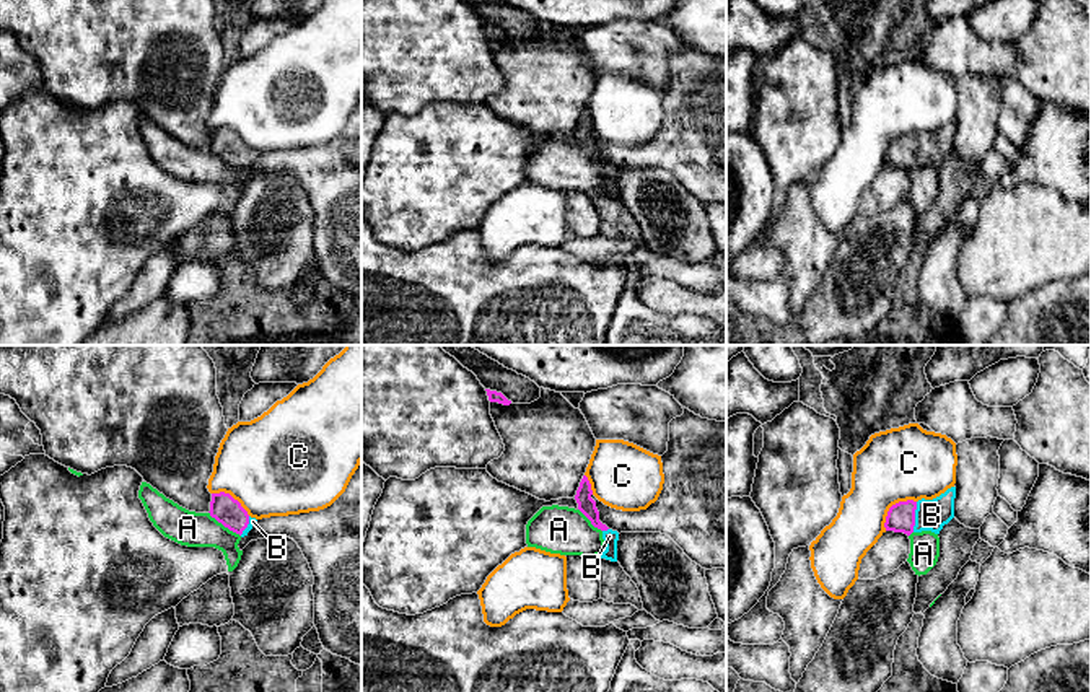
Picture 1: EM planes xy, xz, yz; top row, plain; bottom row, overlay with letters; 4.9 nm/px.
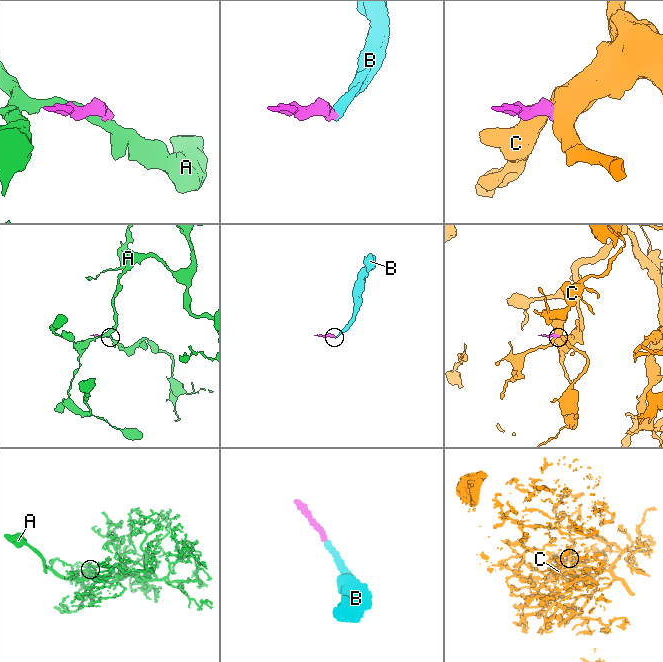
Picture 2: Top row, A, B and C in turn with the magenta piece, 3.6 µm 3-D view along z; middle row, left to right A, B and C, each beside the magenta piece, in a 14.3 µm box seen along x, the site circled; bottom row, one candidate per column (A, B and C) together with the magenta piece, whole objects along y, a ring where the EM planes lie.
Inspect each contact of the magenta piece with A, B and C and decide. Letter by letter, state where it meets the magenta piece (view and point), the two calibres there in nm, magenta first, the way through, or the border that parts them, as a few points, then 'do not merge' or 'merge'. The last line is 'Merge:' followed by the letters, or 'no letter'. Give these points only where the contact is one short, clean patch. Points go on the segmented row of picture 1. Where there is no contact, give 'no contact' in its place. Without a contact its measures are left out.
A: meets magenta in xy at (223, 525); 140 nm thick on the magenta side, 180 nm on the other; border along xy (209, 512), (240, 536); do not merge
B: meets magenta in yz at (914, 516); 140 nm thick on the magenta side, 160 nm on the other; runs through yz (901, 518), (914, 516), (932, 515); merge
C: meets magenta in yz at (891, 507); 140 nm thick on the magenta side, 360 nm on the other; border along yz (915, 500), (896, 502), (888, 512), (885, 529); do not merge
Merge: B

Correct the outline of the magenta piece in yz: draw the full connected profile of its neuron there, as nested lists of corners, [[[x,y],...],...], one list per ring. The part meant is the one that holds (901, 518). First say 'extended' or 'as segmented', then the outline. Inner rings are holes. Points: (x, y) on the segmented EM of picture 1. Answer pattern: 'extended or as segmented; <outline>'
extended; [[[951,487],[933,500],[899,501],[889,508],[884,528],[907,536],[922,531],[940,534],[943,526],[954,518],[954,498],[956,487]]]

